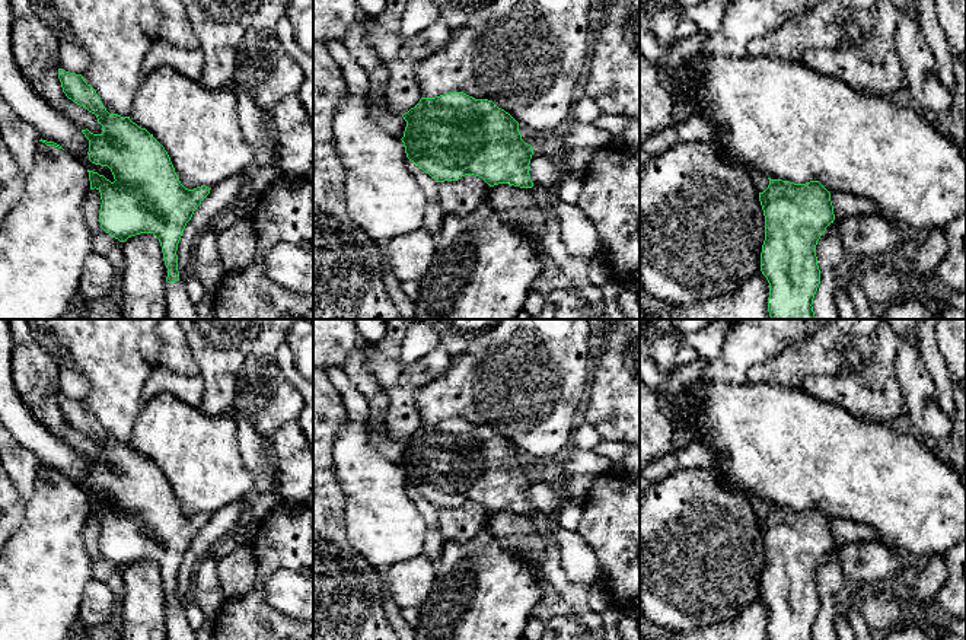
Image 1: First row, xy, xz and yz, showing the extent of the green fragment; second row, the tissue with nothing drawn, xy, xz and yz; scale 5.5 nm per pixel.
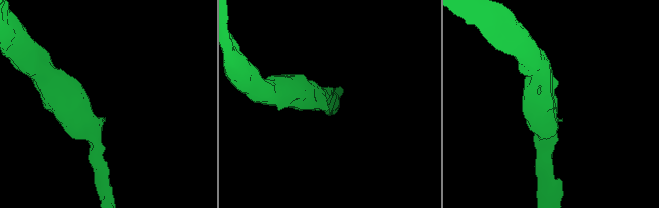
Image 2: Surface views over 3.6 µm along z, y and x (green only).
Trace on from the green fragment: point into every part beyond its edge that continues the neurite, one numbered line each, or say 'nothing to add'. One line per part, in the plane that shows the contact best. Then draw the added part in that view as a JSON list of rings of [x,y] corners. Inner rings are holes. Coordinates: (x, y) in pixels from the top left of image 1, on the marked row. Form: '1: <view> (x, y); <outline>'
nothing to add

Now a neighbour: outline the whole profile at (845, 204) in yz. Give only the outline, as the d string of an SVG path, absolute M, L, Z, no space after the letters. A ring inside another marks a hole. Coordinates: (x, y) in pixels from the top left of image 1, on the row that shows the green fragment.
M832 192L830 201L833 206L835 217L849 217L849 216L881 216L879 206L865 197L858 197L851 192Z

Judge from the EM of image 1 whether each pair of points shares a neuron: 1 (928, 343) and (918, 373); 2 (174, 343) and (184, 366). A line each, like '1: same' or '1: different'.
1: different
2: same

